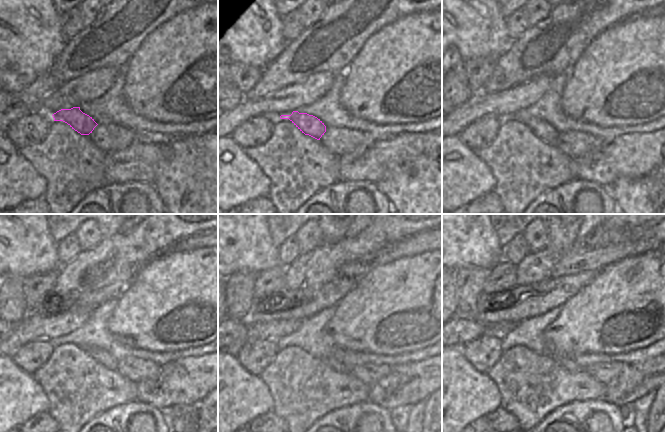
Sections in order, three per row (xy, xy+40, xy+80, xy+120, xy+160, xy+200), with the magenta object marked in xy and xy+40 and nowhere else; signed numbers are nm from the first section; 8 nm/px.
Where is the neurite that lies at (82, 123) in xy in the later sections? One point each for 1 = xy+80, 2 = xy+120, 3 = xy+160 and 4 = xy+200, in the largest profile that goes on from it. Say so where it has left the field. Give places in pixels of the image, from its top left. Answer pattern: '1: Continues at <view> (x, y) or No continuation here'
1: Continues at xy+80 (543, 130)
2: Continues at xy+120 (103, 357)
3: Continues at xy+160 (332, 361)
4: Continues at xy+200 (567, 362).

